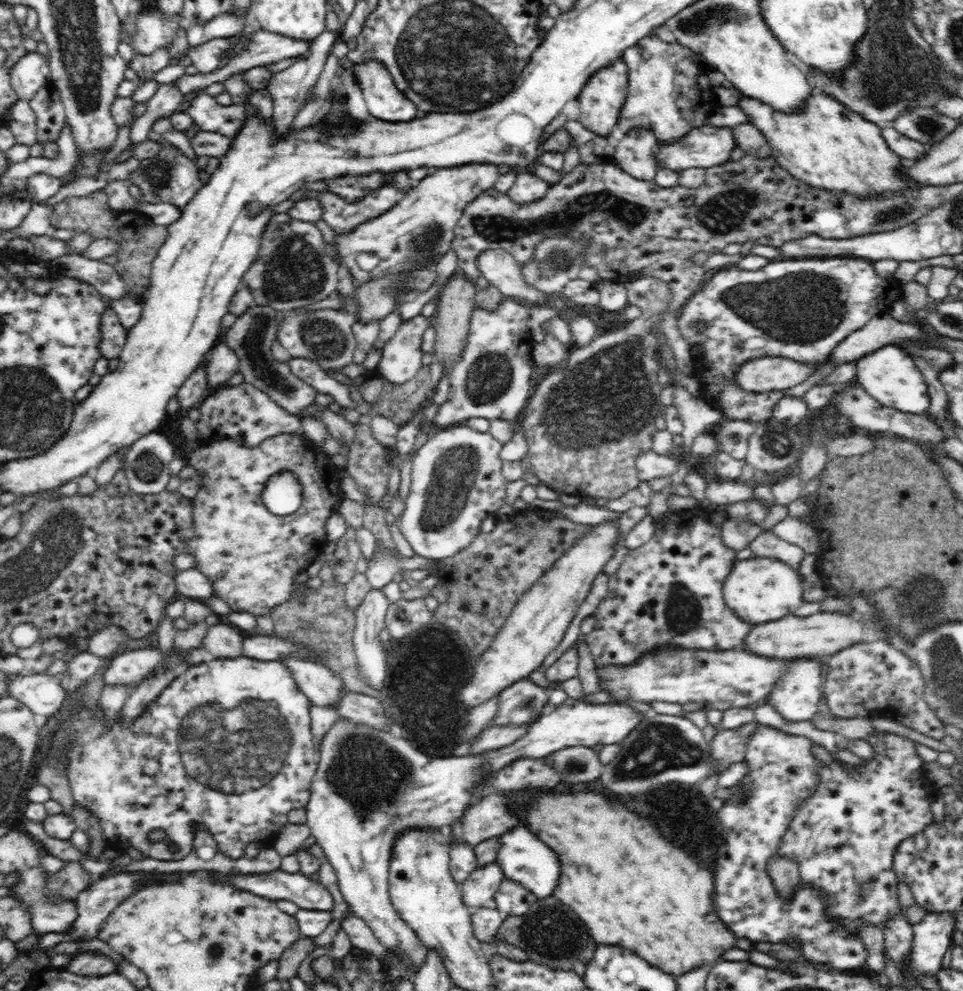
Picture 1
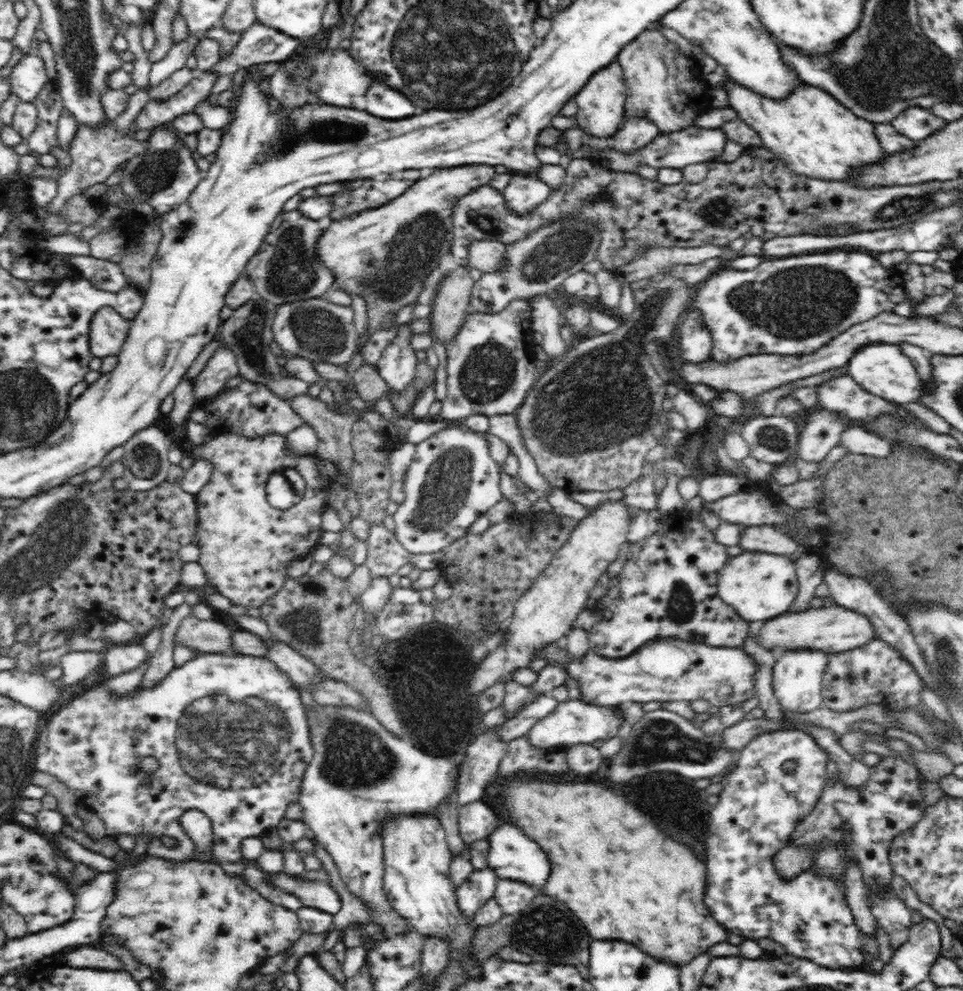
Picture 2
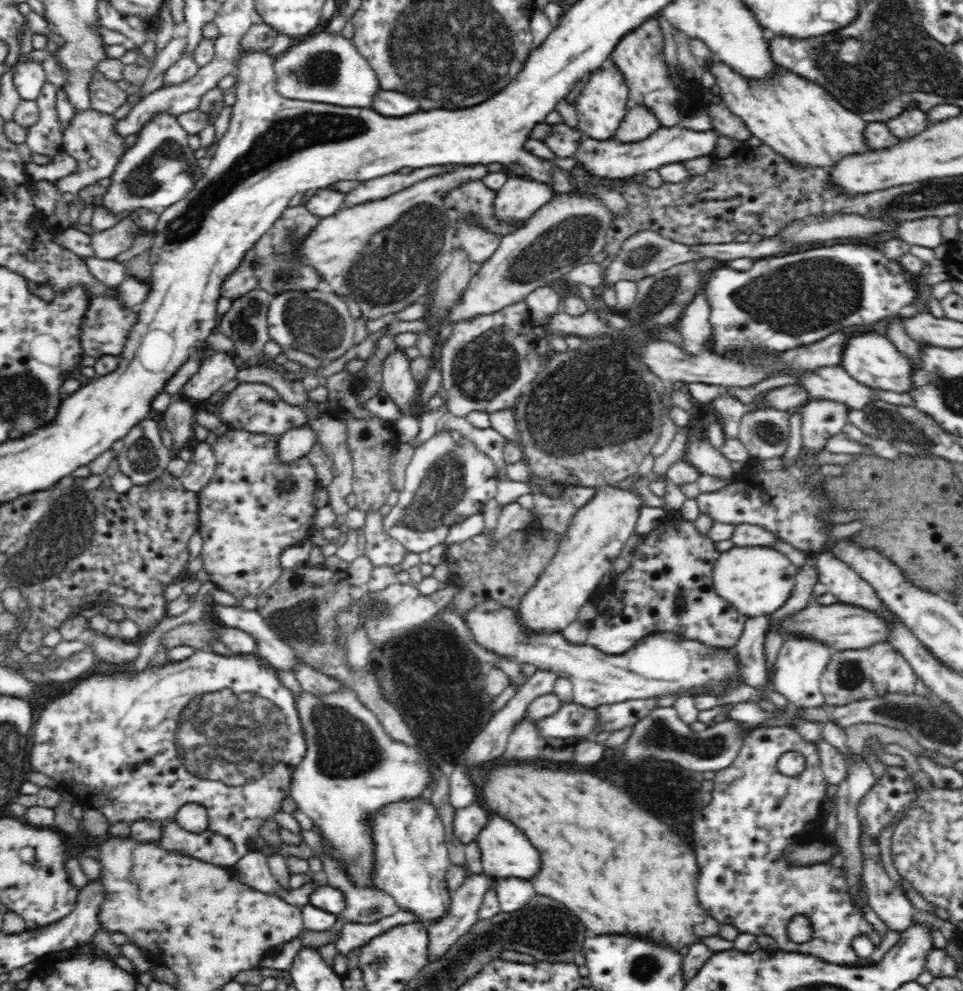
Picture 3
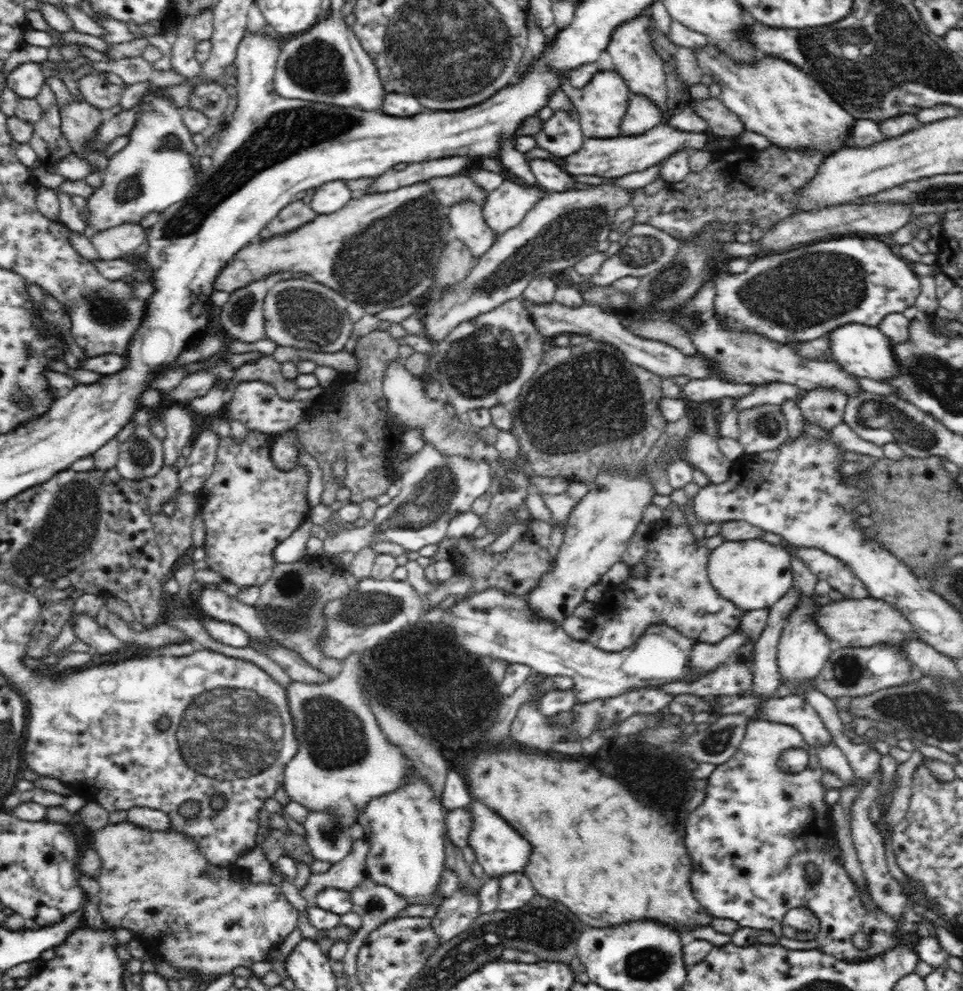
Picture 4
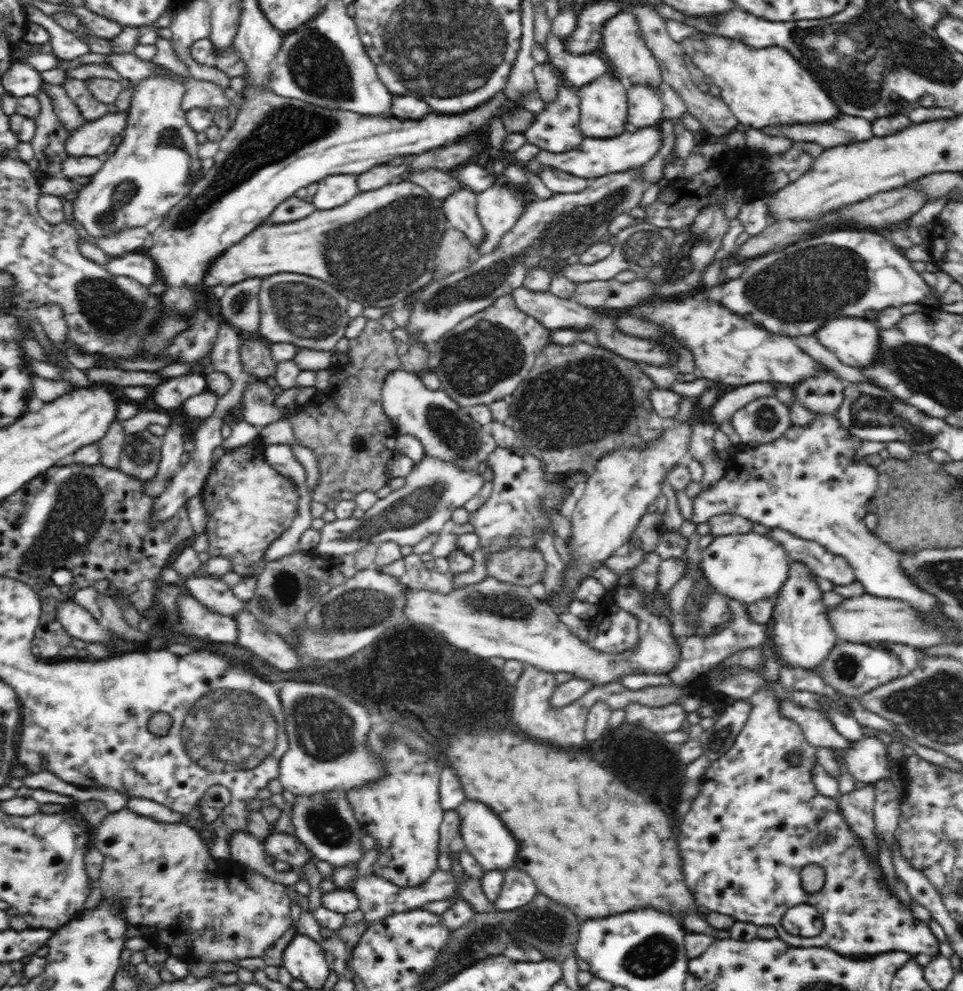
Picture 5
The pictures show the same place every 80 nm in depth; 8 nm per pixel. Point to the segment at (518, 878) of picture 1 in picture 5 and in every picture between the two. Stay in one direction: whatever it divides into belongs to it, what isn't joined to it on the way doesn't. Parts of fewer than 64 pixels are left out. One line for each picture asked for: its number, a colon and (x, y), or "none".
2: (513, 856)
3: (506, 852)
4: (500, 850)
5: (485, 837)

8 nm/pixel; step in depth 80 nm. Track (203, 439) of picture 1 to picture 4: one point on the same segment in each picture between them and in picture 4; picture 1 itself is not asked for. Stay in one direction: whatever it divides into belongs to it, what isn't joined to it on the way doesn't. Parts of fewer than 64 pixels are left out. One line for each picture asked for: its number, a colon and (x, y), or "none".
2: (250, 409)
3: (256, 407)
4: (256, 404)

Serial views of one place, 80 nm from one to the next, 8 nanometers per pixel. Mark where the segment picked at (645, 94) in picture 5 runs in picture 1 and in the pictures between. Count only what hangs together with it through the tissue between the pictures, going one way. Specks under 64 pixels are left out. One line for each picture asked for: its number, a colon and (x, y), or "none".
1: (634, 152)
2: (635, 133)
3: (639, 123)
4: (642, 115)

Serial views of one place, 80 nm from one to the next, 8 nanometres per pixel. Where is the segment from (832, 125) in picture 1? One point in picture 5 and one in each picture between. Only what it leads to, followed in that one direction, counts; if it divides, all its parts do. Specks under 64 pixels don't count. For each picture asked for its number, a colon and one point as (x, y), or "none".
2: (812, 133)
3: (799, 119)
4: (773, 98)
5: (763, 87)

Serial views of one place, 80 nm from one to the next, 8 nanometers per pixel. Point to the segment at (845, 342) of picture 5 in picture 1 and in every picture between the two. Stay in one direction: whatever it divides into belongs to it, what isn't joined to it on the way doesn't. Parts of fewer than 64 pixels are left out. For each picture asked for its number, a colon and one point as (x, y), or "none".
1: (889, 375)
2: (884, 370)
3: (871, 359)
4: (861, 350)

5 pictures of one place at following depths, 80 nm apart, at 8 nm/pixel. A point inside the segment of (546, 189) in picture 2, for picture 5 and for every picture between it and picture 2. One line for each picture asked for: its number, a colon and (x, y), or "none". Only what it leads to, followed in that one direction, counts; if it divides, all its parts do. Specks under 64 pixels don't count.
3: (520, 197)
4: (505, 207)
5: (499, 207)

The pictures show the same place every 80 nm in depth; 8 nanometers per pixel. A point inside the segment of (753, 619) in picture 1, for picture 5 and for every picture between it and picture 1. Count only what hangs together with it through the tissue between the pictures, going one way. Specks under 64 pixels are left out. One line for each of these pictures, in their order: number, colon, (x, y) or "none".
2: (759, 586)
3: (756, 581)
4: (753, 575)
5: (749, 568)

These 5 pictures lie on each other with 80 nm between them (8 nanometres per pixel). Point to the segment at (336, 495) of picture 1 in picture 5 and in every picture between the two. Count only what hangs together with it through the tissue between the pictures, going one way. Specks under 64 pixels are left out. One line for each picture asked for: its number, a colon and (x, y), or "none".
2: (245, 545)
3: (247, 516)
4: (249, 506)
5: (249, 505)

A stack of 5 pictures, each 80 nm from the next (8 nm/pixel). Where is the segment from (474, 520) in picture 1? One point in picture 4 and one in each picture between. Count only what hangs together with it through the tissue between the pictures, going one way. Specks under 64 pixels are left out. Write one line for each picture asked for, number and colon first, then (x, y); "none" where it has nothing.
2: (453, 480)
3: (448, 480)
4: (435, 487)

